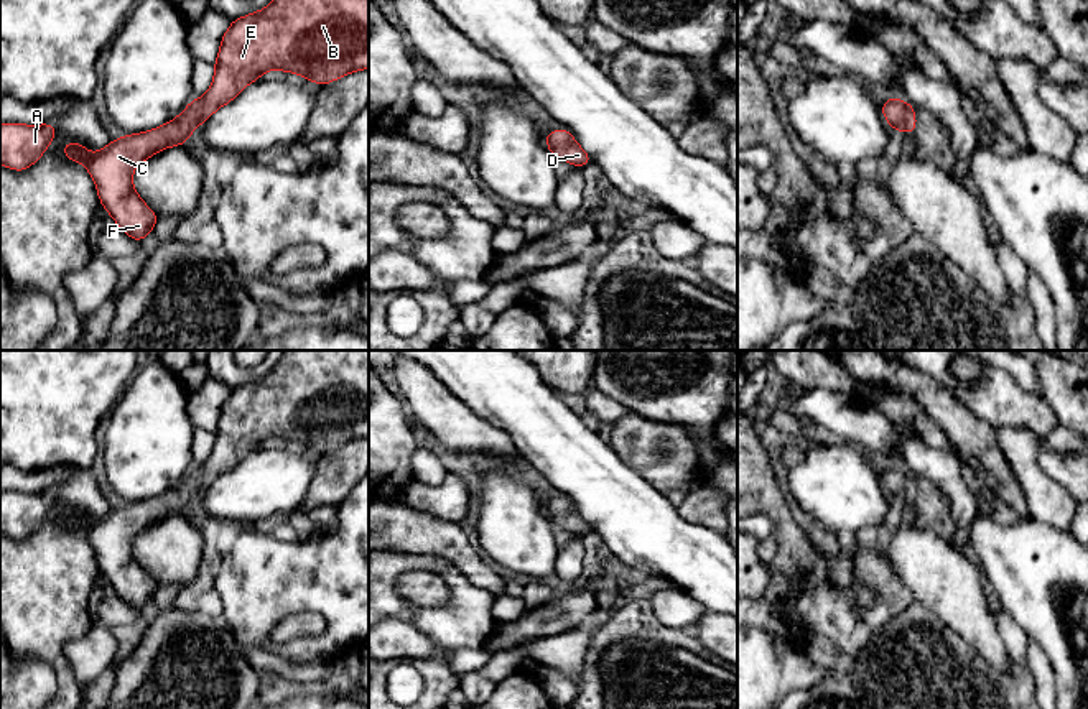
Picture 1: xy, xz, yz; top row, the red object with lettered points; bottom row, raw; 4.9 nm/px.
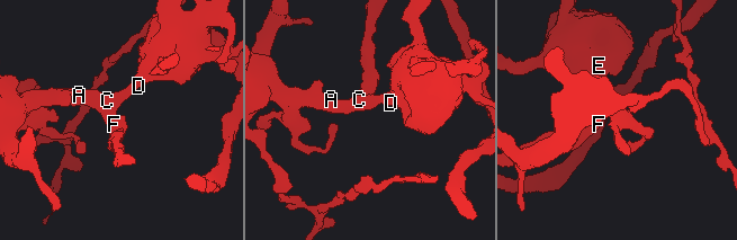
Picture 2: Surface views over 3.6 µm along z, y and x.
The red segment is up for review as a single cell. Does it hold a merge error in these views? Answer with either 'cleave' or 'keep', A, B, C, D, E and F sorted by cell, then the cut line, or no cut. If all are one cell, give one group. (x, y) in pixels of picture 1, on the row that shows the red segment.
keep | A B C D E F | no cut

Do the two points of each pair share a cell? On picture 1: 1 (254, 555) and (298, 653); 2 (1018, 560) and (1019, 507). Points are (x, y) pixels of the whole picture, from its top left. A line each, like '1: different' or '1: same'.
1: same
2: different

